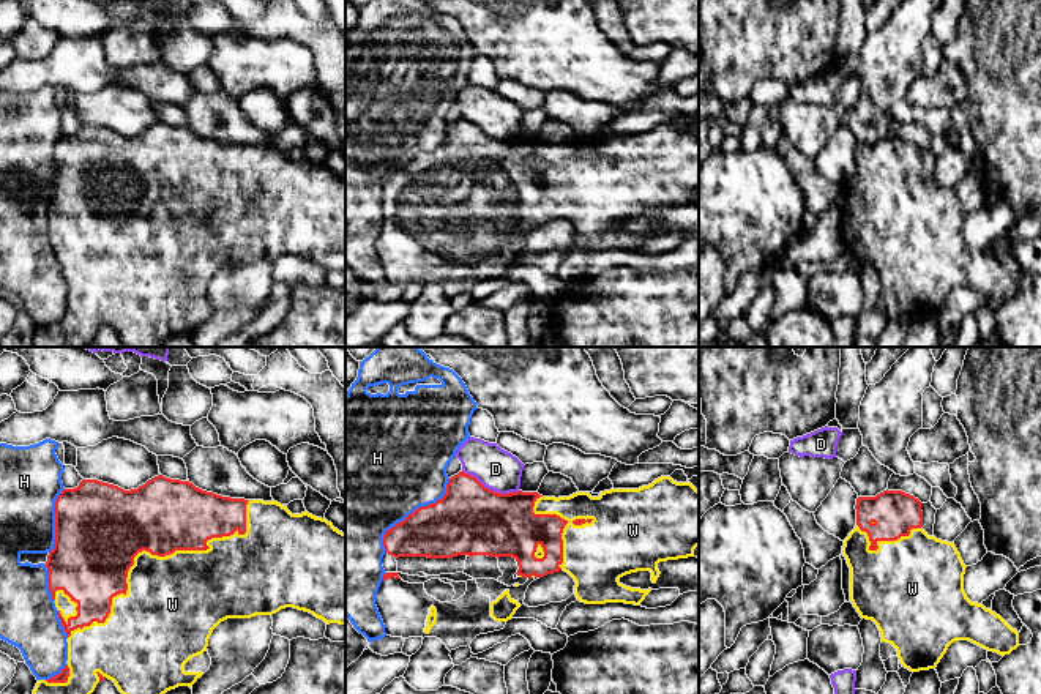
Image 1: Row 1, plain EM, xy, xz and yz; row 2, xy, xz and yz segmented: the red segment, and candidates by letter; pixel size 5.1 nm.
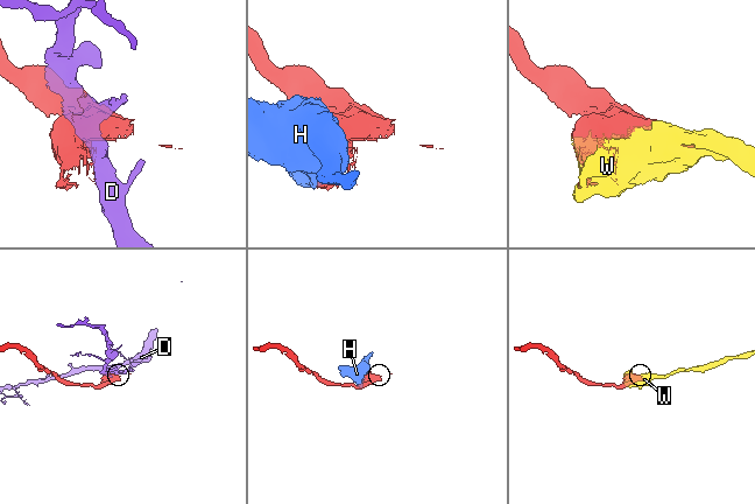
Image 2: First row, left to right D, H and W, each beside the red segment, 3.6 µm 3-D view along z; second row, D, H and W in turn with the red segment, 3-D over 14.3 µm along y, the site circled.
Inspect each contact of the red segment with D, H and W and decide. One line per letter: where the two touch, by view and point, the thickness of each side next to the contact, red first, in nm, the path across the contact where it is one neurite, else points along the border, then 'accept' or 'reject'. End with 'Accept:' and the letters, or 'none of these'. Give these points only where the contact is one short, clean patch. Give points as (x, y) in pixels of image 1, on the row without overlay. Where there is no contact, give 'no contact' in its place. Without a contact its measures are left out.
D: meets red in xz at (489, 136); 360 nm thick on the red side, 220 nm on the other; reject
H: meets red in xz at (414, 158); 320 nm thick on the red side, 500 nm on the other; reject
W: meets red in xy at (153, 201); 380 nm thick on the red side, 460 nm on the other; accept
Accept: W

